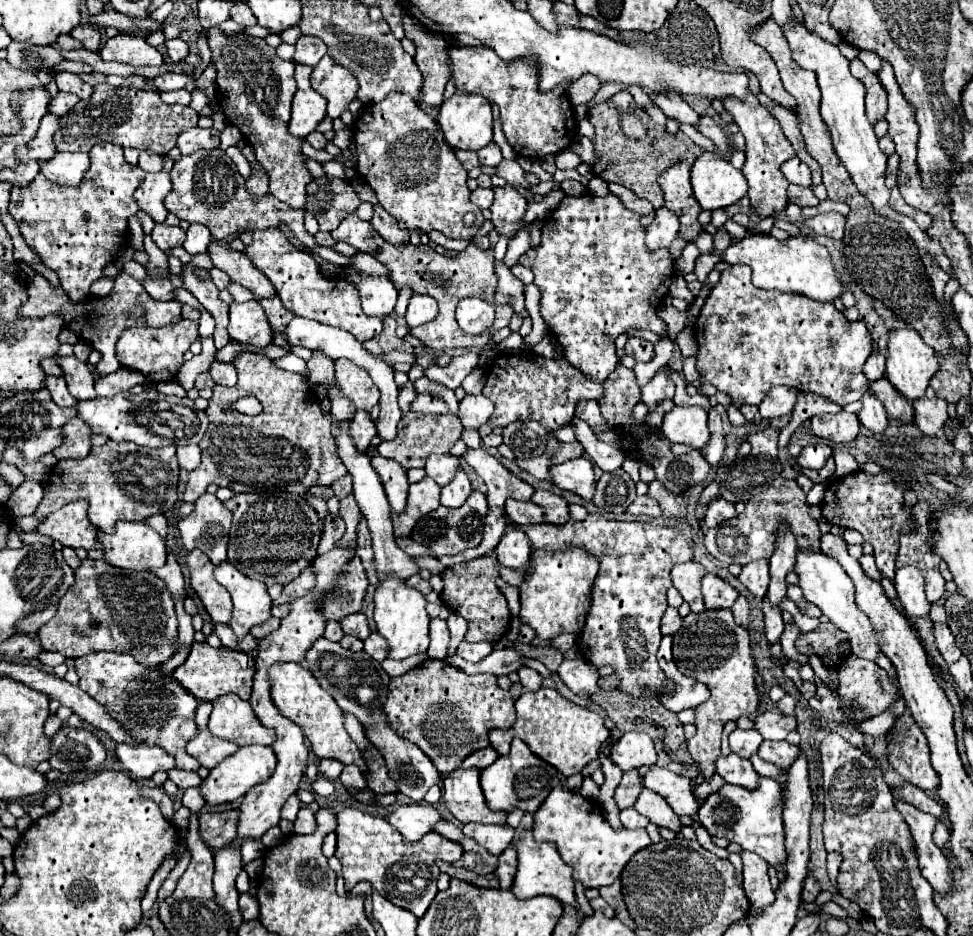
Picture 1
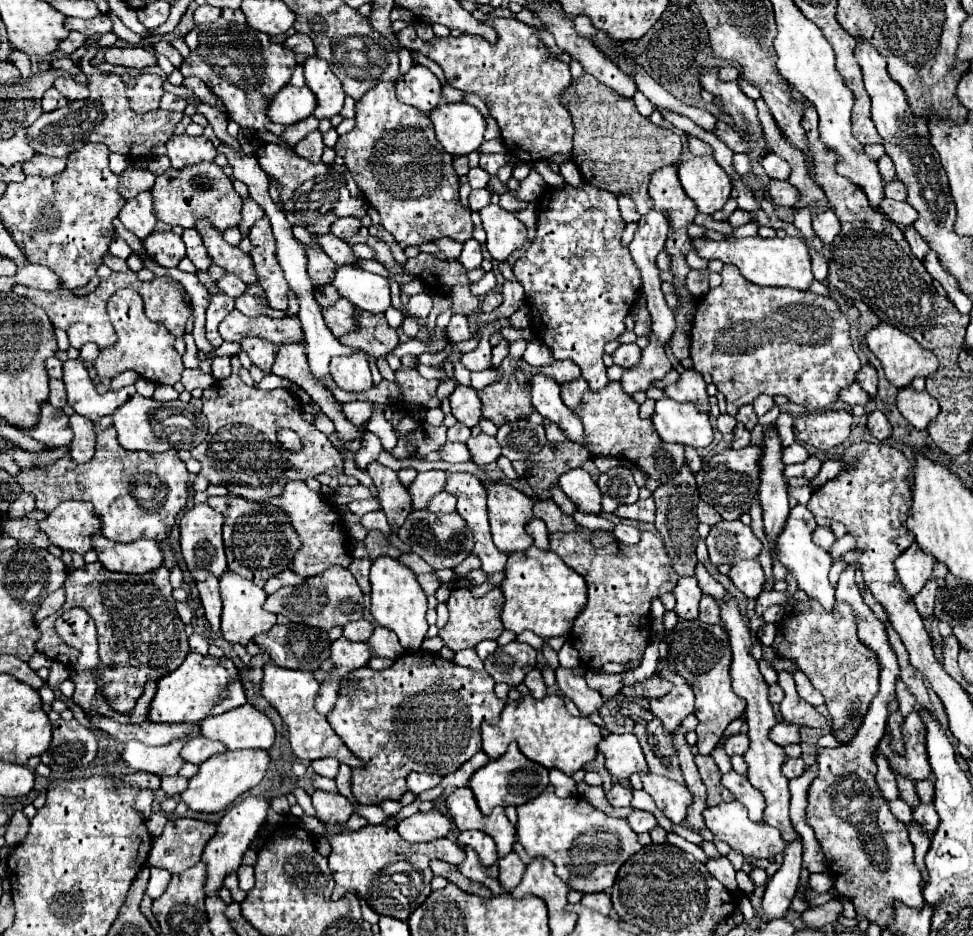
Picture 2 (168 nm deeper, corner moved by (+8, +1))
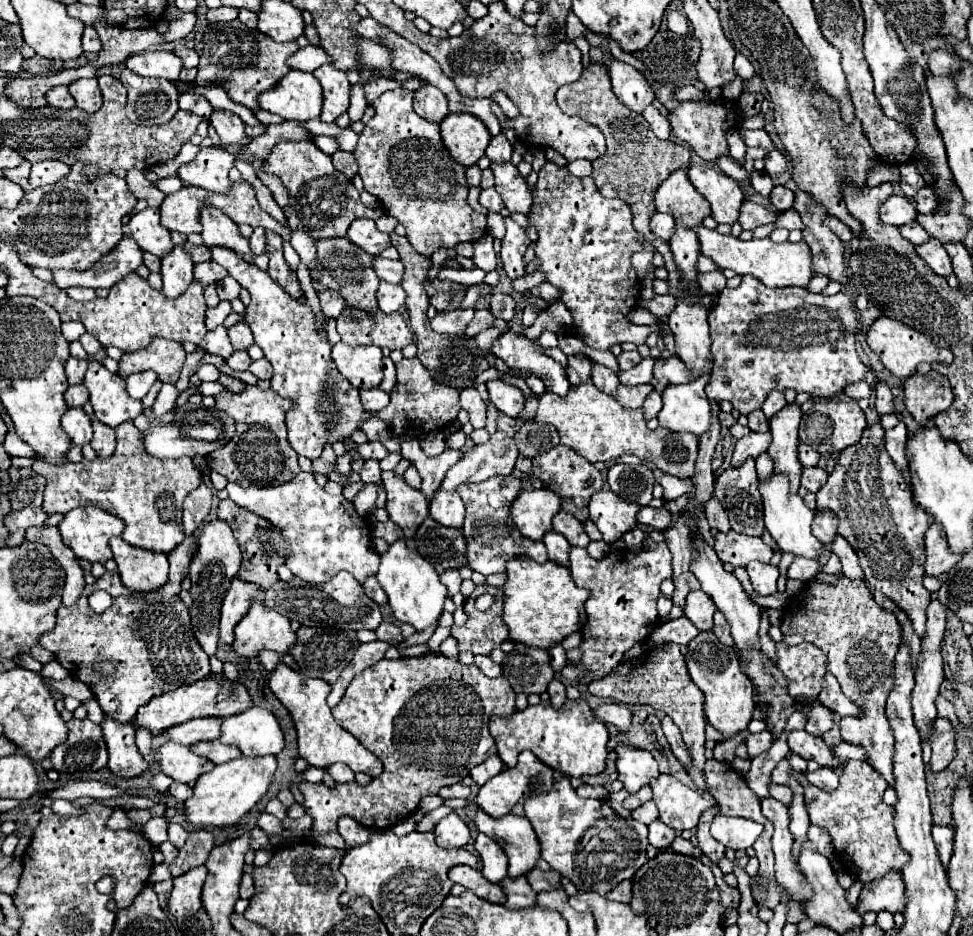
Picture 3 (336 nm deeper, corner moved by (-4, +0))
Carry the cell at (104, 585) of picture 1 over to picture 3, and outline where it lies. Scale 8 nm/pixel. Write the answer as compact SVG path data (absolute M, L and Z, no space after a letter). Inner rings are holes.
M190 535L172 553L172 569L170 569L168 583L162 589L150 593L132 593L122 585L118 573L110 573L110 571L104 573L94 585L84 587L84 597L90 597L94 591L104 589L112 595L112 607L106 609L104 613L94 613L88 607L88 603L60 607L56 617L56 627L40 637L40 645L56 657L56 661L70 673L70 677L80 679L92 689L102 711L114 721L130 723L136 717L138 707L146 705L152 697L160 693L168 693L182 685L192 685L210 675L208 655L200 649L190 627L188 607L178 597L180 583L188 575L188 565L194 559L194 555L196 555L196 539L194 535Z

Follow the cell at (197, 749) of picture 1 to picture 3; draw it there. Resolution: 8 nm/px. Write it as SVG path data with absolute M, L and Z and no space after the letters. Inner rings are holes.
M216 739L216 741L200 741L200 743L192 745L190 749L192 749L196 755L202 755L202 757L210 759L210 761L216 763L216 765L226 763L226 761L232 761L232 759L238 759L238 757L242 755L240 749L228 747L228 745L224 745L220 739Z

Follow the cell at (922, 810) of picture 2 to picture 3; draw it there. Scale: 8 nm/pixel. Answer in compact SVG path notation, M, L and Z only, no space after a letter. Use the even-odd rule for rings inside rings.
M934 825L932 835L934 835L936 849L938 849L938 853L940 853L940 863L942 863L944 867L948 867L948 861L950 861L950 857L952 857L952 845L954 845L954 829Z

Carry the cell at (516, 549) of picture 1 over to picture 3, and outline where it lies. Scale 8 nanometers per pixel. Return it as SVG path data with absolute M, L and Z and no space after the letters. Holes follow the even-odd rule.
M526 489L512 505L512 521L516 529L534 541L552 529L552 517L560 511L562 499L550 489Z

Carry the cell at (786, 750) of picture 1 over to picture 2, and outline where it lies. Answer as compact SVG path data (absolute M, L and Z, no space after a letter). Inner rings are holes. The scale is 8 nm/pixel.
M786 758L784 766L782 766L782 774L792 780L796 776L802 776L802 770L804 770L804 760L802 758Z

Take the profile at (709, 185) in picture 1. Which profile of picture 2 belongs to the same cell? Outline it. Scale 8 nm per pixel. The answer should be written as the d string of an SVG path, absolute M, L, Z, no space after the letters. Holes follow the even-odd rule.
M696 156L678 164L678 176L684 192L696 202L698 212L714 214L722 210L732 194L732 180L714 156Z

